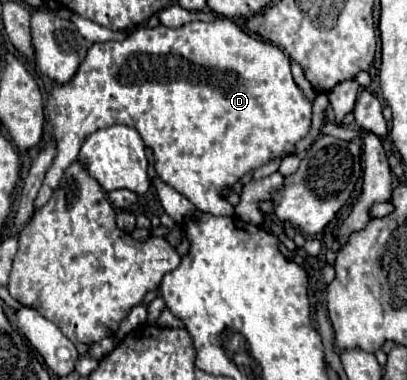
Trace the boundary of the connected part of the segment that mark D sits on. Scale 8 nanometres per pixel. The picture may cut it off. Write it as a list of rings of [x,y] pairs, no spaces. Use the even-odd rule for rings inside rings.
[[[217,18],[215,22],[191,22],[191,24],[185,24],[181,28],[165,28],[165,26],[157,26],[157,28],[138,27],[135,32],[131,32],[123,42],[103,42],[103,44],[93,44],[83,60],[83,64],[79,66],[77,74],[73,76],[73,80],[69,84],[61,84],[61,86],[55,86],[51,92],[49,92],[49,98],[47,98],[47,108],[49,108],[49,120],[51,124],[55,126],[53,128],[53,138],[57,140],[57,148],[59,148],[59,154],[53,162],[53,166],[49,168],[45,180],[43,180],[43,186],[35,198],[35,210],[43,208],[47,204],[47,200],[51,198],[53,190],[57,188],[61,176],[63,176],[63,170],[73,162],[77,160],[79,156],[79,148],[81,144],[85,142],[87,136],[91,136],[95,130],[99,128],[107,128],[107,126],[113,126],[113,124],[125,124],[125,126],[131,126],[135,128],[143,142],[153,148],[153,156],[155,156],[155,168],[157,168],[157,174],[171,186],[175,188],[179,194],[183,194],[187,200],[191,200],[199,210],[203,212],[209,212],[213,214],[213,192],[221,192],[221,188],[227,188],[227,186],[233,186],[241,176],[245,176],[247,172],[251,170],[257,170],[259,166],[267,164],[271,158],[279,156],[279,154],[285,154],[285,152],[291,152],[295,142],[299,142],[301,138],[307,136],[309,128],[311,128],[311,102],[303,96],[303,92],[297,88],[297,84],[293,82],[293,76],[291,76],[291,70],[289,70],[289,58],[285,58],[283,50],[279,50],[277,46],[269,44],[269,42],[263,42],[261,38],[253,38],[249,34],[245,34],[235,22],[227,20],[227,18]],[[167,66],[177,66],[177,74],[175,72],[169,72]]]

